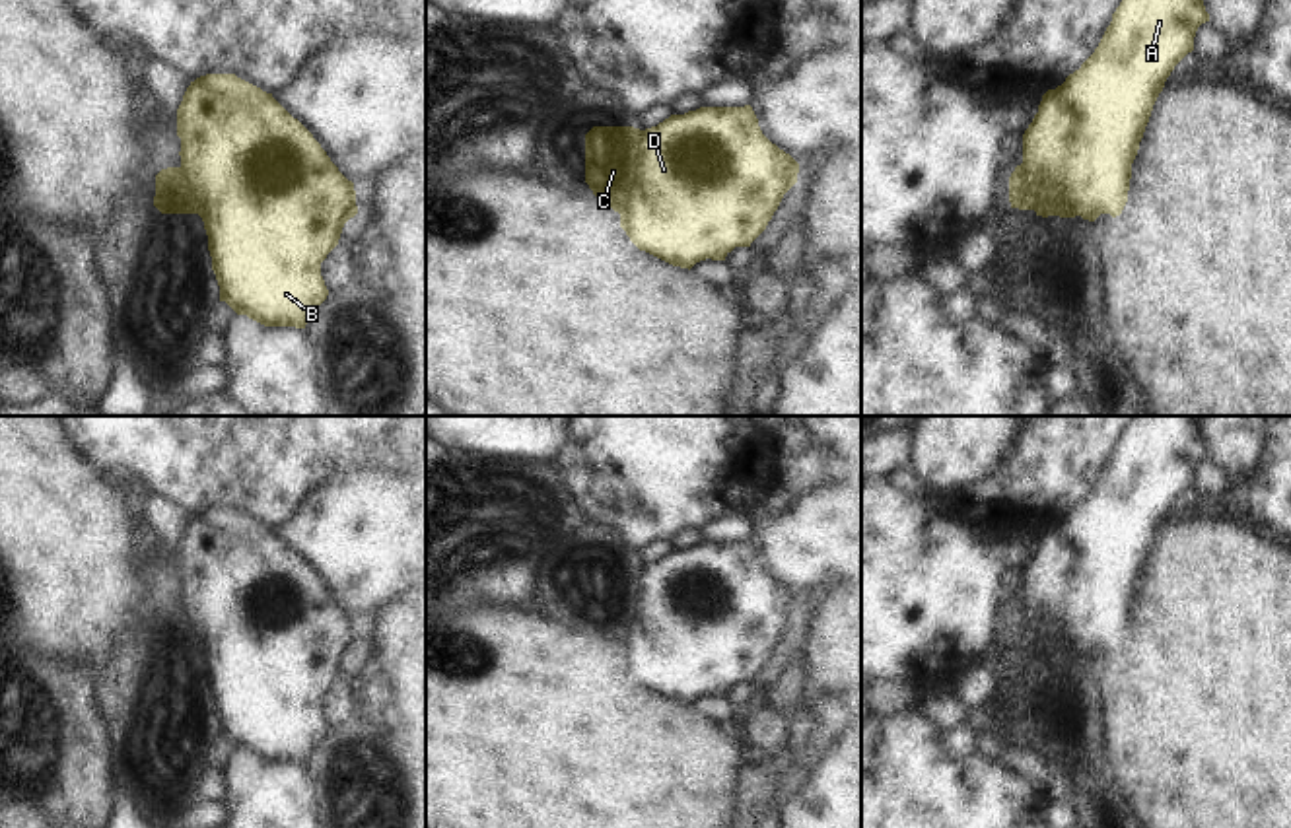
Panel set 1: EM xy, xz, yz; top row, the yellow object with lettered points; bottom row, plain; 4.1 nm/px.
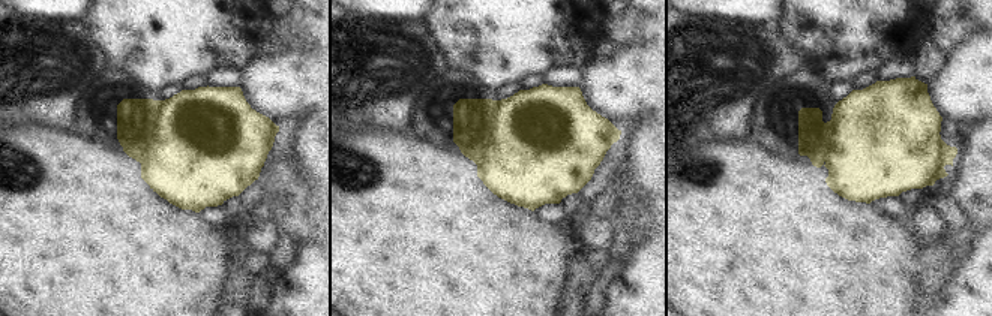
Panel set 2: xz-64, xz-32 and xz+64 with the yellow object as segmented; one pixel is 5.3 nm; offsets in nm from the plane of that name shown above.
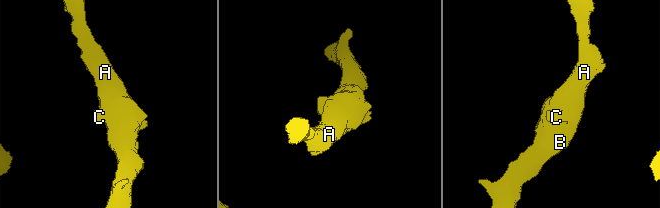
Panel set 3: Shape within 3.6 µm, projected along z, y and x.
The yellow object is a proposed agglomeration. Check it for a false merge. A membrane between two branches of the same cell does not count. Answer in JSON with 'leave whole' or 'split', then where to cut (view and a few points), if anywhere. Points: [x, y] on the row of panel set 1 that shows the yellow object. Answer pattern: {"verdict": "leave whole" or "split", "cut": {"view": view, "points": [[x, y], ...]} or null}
{"verdict": "leave whole", "cut": null}

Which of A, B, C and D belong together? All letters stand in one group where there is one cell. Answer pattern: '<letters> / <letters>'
A B C D

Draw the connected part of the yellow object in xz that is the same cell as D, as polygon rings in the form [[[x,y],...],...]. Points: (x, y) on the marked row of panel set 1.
[[[750,105],[700,107],[646,130],[593,126],[585,134],[585,183],[593,194],[620,214],[620,227],[640,251],[688,270],[706,259],[725,260],[735,247],[750,247],[797,183],[797,173],[799,163],[762,134]]]

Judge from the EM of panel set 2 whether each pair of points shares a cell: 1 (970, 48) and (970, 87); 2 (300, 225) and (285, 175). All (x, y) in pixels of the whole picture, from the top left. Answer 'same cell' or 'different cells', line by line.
1: same cell
2: same cell

